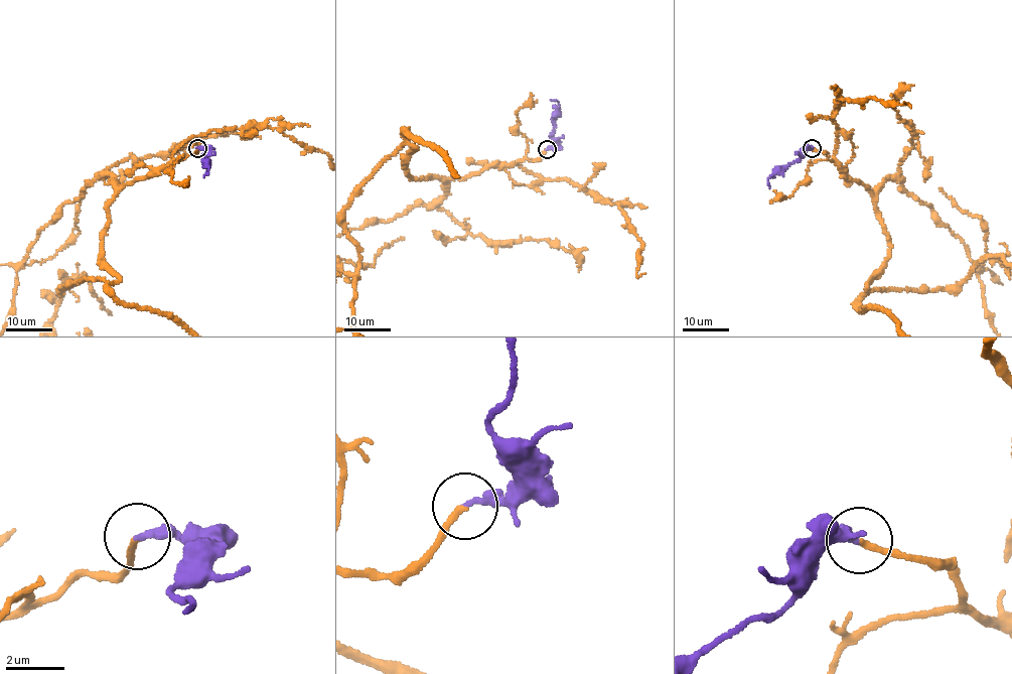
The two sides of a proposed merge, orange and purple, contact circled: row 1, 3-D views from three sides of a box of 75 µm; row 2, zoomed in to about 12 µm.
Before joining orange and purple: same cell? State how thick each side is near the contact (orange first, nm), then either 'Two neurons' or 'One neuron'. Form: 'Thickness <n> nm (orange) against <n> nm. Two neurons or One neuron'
Thickness 200 nm (orange) against 240 nm. One neuron

